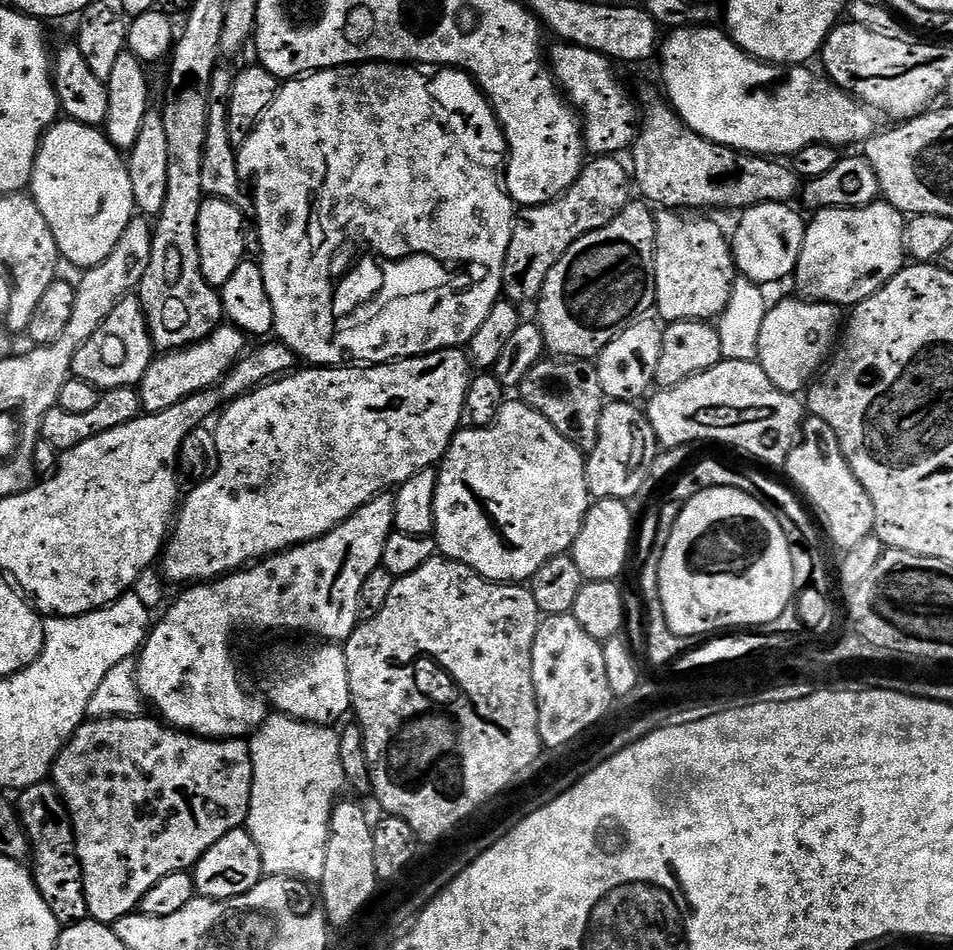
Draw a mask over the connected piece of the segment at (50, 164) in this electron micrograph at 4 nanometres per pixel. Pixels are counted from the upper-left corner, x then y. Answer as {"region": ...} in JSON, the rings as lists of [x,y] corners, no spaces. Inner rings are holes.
{"region":[[[67,118],[53,124],[40,141],[30,195],[36,201],[38,210],[42,210],[42,218],[46,218],[50,226],[61,257],[85,270],[98,267],[111,254],[132,218],[137,215],[128,165],[121,149],[115,148],[101,129]]]}

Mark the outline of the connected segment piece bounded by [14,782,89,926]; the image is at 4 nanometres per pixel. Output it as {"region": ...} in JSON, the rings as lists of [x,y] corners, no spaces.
{"region":[[[45,782],[25,788],[17,796],[20,797],[15,797],[14,807],[28,835],[32,881],[38,886],[42,898],[46,898],[50,914],[58,918],[61,926],[89,919],[74,826],[60,791],[55,784]]]}

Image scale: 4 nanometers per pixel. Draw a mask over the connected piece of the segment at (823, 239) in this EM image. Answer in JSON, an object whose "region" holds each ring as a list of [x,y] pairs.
{"region":[[[877,202],[868,204],[864,208],[822,208],[815,213],[813,220],[807,221],[804,230],[804,241],[802,242],[802,254],[798,258],[798,266],[794,273],[794,281],[796,280],[796,288],[801,297],[806,300],[816,300],[819,304],[834,304],[837,306],[855,306],[861,304],[866,298],[873,296],[884,284],[889,284],[896,275],[900,273],[900,269],[906,264],[906,249],[904,246],[904,229],[906,227],[905,213],[893,208],[887,202]]]}

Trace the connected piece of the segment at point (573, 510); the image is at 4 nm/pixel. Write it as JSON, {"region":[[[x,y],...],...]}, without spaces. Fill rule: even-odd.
{"region":[[[509,399],[500,408],[498,418],[490,426],[485,428],[464,428],[457,431],[456,437],[452,440],[452,445],[448,448],[448,453],[438,465],[438,475],[436,478],[436,498],[434,508],[436,514],[436,531],[434,539],[441,557],[456,560],[460,564],[465,564],[470,570],[474,570],[480,576],[497,584],[510,584],[513,582],[528,582],[532,576],[550,558],[563,556],[571,549],[572,544],[578,538],[578,534],[584,525],[584,519],[590,507],[590,493],[588,490],[588,469],[586,467],[585,453],[575,448],[542,414],[538,414],[519,399]]]}

